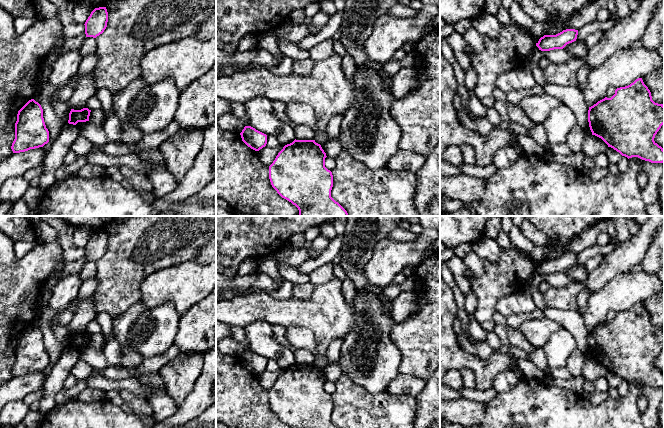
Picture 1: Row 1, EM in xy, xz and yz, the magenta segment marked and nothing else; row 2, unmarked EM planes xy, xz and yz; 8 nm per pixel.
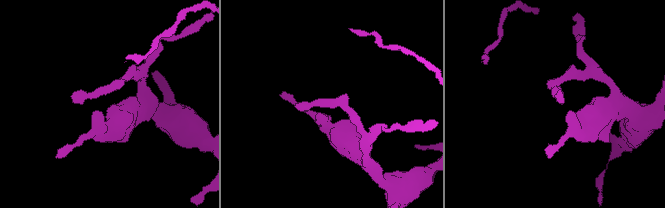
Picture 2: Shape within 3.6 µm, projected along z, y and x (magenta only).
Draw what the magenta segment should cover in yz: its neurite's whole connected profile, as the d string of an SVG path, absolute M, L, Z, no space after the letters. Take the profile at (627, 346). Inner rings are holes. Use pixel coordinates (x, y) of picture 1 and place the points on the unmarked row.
M642 302L617 312L611 322L605 321L589 331L588 346L592 359L601 362L622 380L628 383L638 381L651 387L664 386L664 373L654 365L664 348L664 329L652 324L651 316Z

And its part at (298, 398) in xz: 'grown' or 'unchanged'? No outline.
unchanged

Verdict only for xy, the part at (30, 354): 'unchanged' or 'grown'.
unchanged

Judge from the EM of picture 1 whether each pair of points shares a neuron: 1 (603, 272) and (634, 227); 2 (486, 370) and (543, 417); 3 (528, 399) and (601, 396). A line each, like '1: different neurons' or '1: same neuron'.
1: different neurons
2: different neurons
3: different neurons

